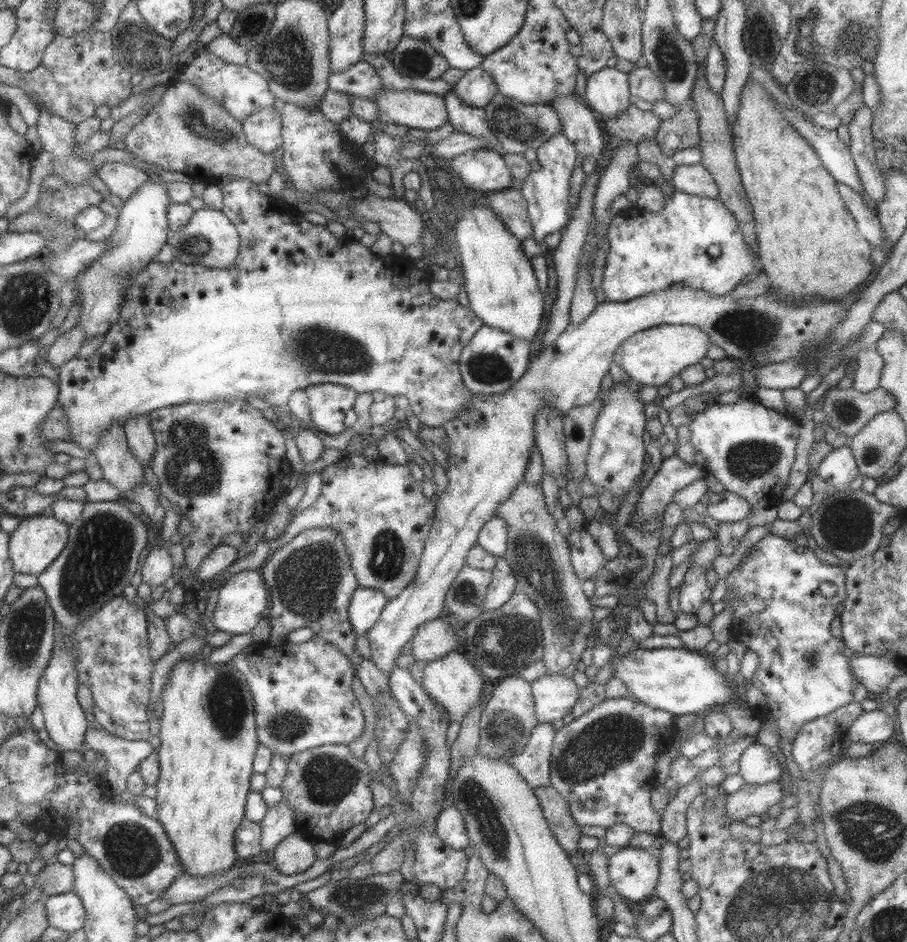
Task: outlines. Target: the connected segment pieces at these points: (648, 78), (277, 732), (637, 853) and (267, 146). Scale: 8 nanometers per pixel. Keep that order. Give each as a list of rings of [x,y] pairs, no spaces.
[[[633,67],[628,74],[628,91],[632,99],[645,100],[654,104],[665,100],[664,88],[655,73],[647,67]]]
[[[314,635],[314,637],[308,641],[303,642],[302,644],[291,644],[291,642],[287,642],[283,644],[282,647],[273,647],[268,642],[267,648],[264,649],[262,654],[247,654],[247,650],[243,650],[235,658],[228,662],[228,670],[239,670],[245,678],[247,678],[249,682],[249,688],[251,688],[251,692],[254,693],[254,697],[256,700],[256,714],[258,720],[258,738],[260,744],[265,744],[265,746],[269,746],[275,754],[283,754],[288,759],[293,756],[299,755],[300,753],[306,752],[307,750],[323,747],[324,745],[349,745],[353,744],[359,736],[363,736],[363,732],[365,732],[365,714],[363,714],[363,710],[361,710],[361,704],[359,704],[359,700],[357,700],[357,696],[355,696],[355,692],[353,692],[353,682],[355,682],[355,678],[357,677],[357,670],[355,670],[355,666],[353,666],[353,662],[351,662],[351,658],[347,656],[347,654],[343,654],[337,646],[330,644],[319,635]]]
[[[626,845],[607,861],[608,877],[617,895],[639,902],[654,893],[658,879],[658,859],[648,849]]]
[[[275,107],[254,112],[243,126],[247,141],[267,155],[284,145],[283,117]]]

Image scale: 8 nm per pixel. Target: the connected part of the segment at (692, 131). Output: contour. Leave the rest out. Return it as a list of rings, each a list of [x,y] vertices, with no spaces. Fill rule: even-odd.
[[[690,102],[679,108],[681,114],[674,120],[662,119],[653,138],[660,151],[669,157],[676,151],[696,146],[699,142],[698,120]]]

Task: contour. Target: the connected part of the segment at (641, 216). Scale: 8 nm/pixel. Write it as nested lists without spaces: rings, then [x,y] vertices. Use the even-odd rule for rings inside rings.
[[[677,190],[659,213],[633,205],[613,216],[606,239],[609,248],[600,287],[605,300],[611,302],[625,302],[673,283],[723,296],[731,293],[743,277],[762,271],[741,234],[739,221],[718,199]],[[709,245],[719,246],[718,258],[710,259],[705,251]]]

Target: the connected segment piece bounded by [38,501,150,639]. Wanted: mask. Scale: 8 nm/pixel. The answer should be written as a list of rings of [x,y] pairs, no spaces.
[[[85,502],[83,514],[70,525],[69,542],[61,556],[41,575],[38,576],[38,584],[47,593],[48,600],[56,615],[56,621],[65,629],[65,637],[71,639],[71,635],[77,631],[79,624],[91,619],[95,613],[101,611],[103,606],[115,597],[123,595],[125,588],[131,584],[133,576],[141,567],[141,554],[145,552],[150,541],[150,531],[143,520],[139,520],[121,502]]]

